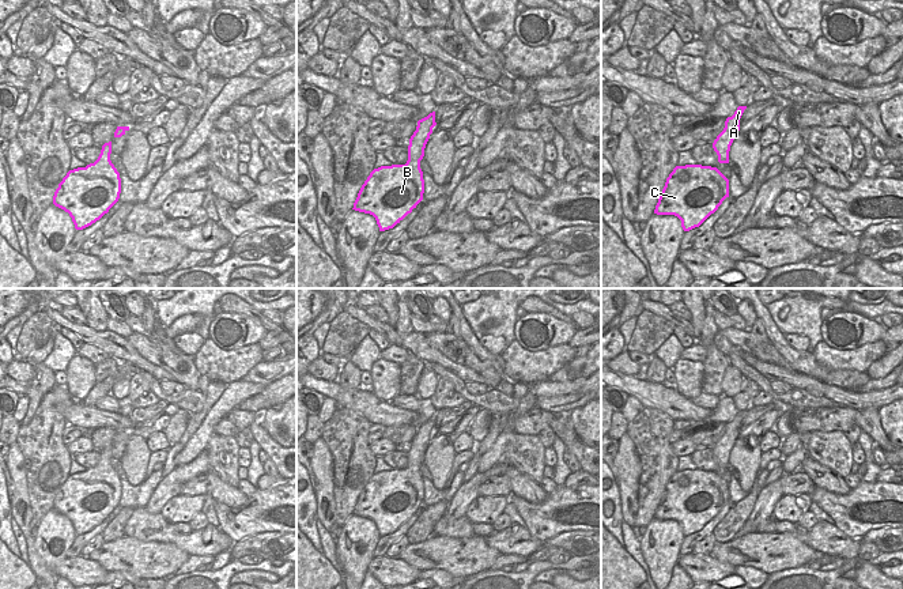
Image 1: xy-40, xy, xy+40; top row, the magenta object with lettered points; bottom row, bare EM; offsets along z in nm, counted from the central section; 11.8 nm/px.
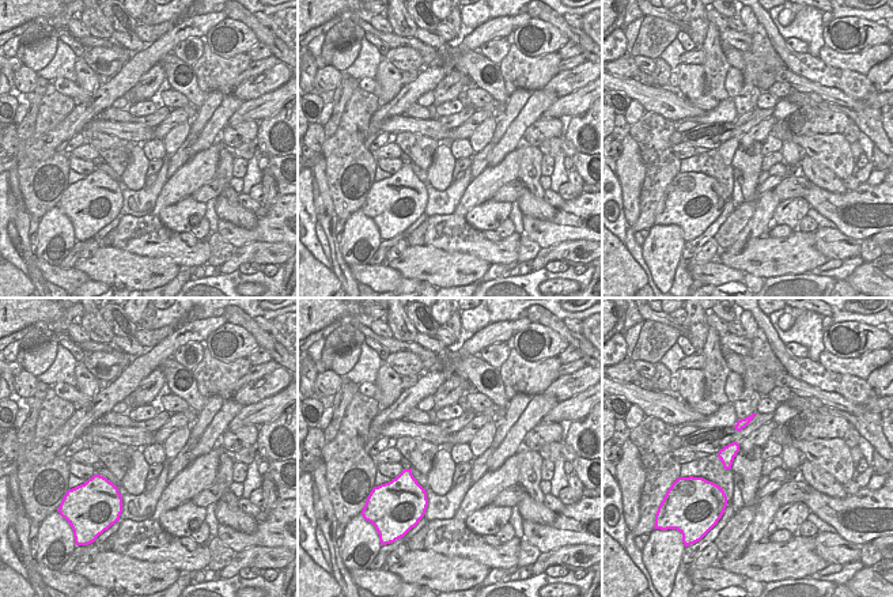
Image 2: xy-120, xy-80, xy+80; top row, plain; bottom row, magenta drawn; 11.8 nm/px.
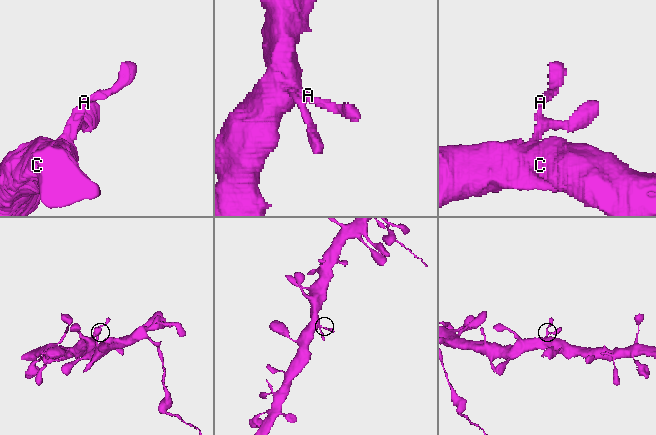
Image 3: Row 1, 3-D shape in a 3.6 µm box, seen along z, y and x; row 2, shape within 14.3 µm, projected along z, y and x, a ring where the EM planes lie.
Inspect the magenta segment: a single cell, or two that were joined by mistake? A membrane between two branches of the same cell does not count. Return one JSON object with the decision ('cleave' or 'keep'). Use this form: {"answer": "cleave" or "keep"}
{"answer": "keep"}

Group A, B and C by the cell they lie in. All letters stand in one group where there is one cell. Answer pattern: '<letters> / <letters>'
A B C

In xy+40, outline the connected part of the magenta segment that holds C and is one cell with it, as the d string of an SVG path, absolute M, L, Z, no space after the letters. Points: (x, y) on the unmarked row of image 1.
M702 469L676 471L666 483L654 518L675 520L684 536L699 532L729 502L729 484Z

